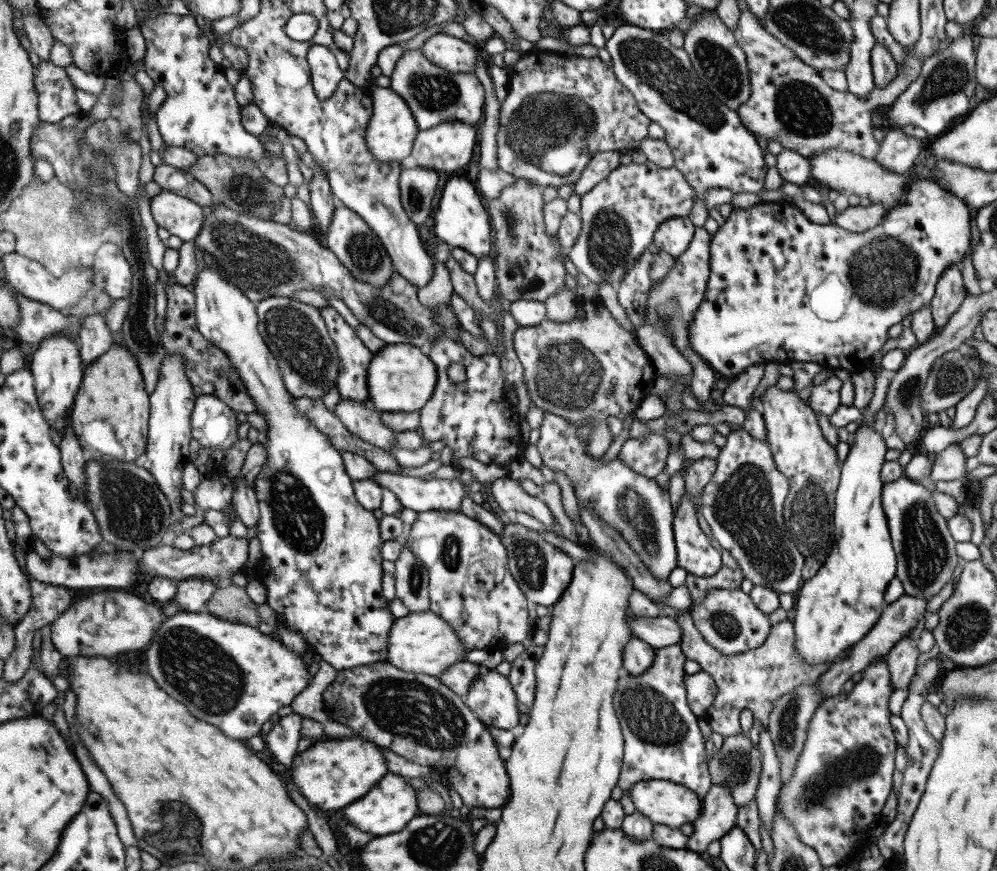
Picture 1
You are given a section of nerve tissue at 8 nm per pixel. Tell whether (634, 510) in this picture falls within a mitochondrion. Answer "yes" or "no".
yes

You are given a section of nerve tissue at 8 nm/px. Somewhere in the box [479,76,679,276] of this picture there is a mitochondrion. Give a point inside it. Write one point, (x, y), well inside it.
(540, 131)

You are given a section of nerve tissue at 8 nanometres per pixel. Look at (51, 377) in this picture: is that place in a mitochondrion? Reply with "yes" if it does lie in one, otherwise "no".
no

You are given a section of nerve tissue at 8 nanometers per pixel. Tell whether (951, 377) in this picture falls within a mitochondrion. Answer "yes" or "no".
yes

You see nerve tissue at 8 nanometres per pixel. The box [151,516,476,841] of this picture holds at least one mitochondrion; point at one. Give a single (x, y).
(407, 708)

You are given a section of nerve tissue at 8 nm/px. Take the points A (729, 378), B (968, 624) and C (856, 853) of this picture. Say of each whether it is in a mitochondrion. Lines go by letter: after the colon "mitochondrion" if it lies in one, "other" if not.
A: other
B: mitochondrion
C: other

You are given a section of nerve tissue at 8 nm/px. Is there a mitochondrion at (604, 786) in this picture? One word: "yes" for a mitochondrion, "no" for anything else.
no

